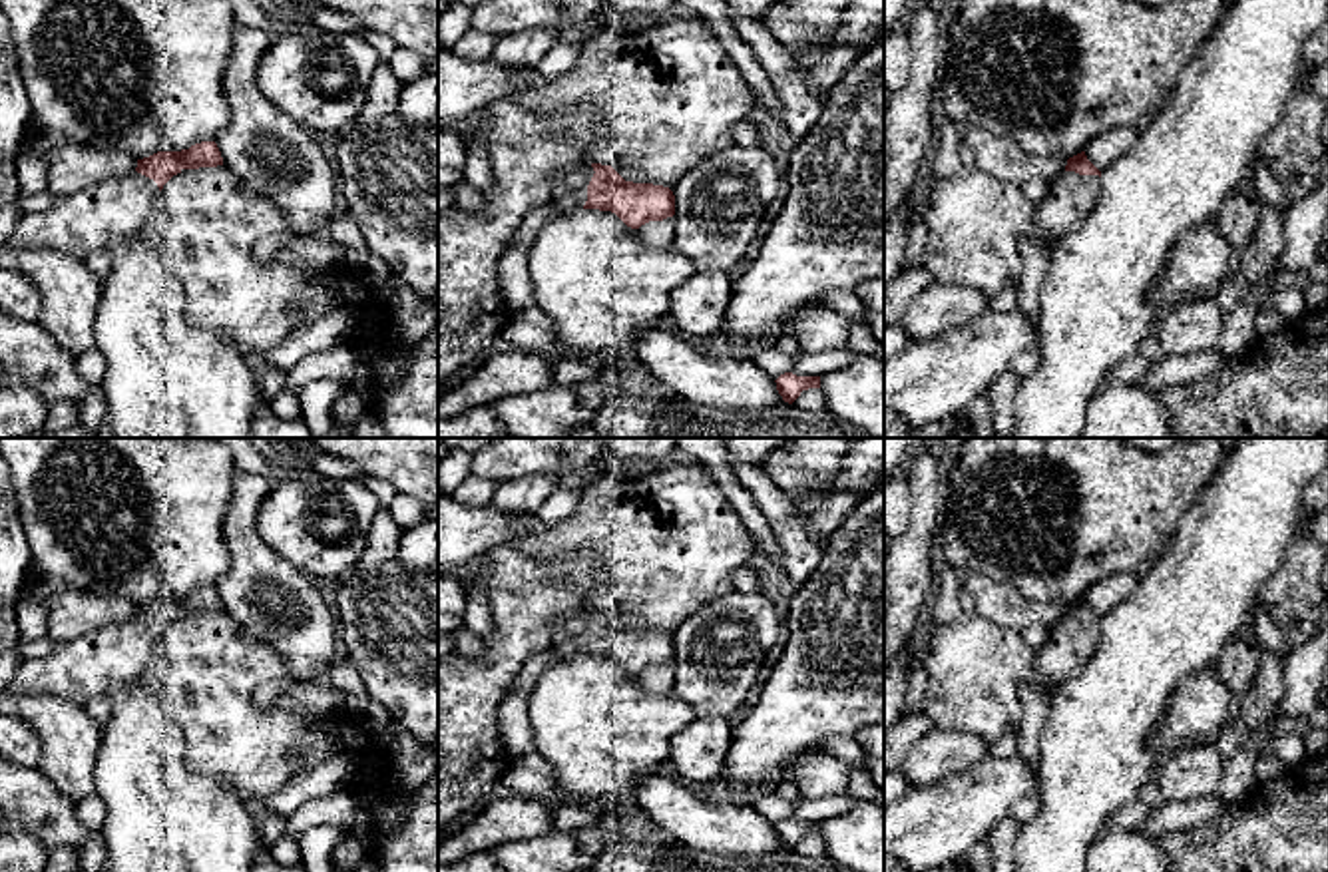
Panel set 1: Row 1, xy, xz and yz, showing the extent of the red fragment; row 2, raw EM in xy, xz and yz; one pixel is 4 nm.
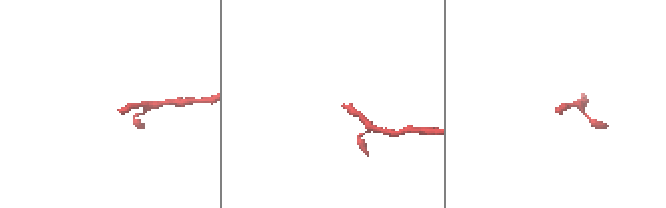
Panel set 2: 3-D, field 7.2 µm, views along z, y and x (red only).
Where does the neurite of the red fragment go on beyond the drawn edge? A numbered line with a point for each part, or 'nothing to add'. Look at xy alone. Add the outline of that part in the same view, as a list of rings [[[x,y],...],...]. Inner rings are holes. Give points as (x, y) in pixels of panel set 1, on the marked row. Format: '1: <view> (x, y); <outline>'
1: xy (86, 221); [[[137,171],[106,179],[60,197],[44,211],[22,215],[8,245],[48,247],[84,261],[115,239],[141,233],[157,197],[157,183]]]

